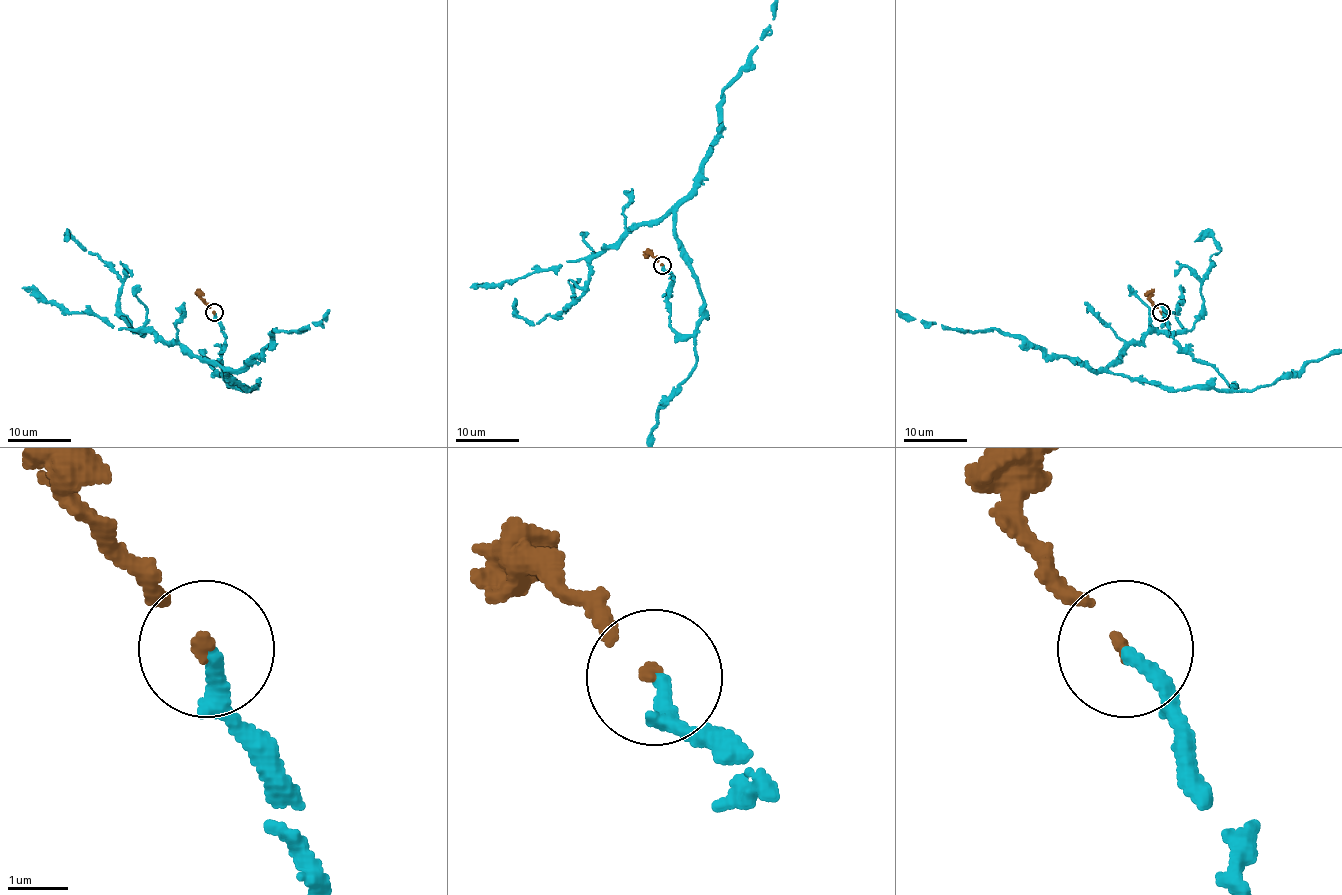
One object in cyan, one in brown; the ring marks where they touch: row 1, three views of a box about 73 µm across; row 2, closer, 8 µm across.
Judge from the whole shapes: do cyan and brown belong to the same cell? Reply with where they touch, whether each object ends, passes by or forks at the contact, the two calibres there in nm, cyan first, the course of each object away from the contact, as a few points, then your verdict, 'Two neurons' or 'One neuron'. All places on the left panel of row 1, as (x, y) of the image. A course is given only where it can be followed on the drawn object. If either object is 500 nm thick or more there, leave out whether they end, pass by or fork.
Place: (214, 312). At the ring cyan ends. At the ring brown ends. Thickness 240 nm (cyan) against 140 nm. Course of brown: (214, 313), (196, 289). One neuron

